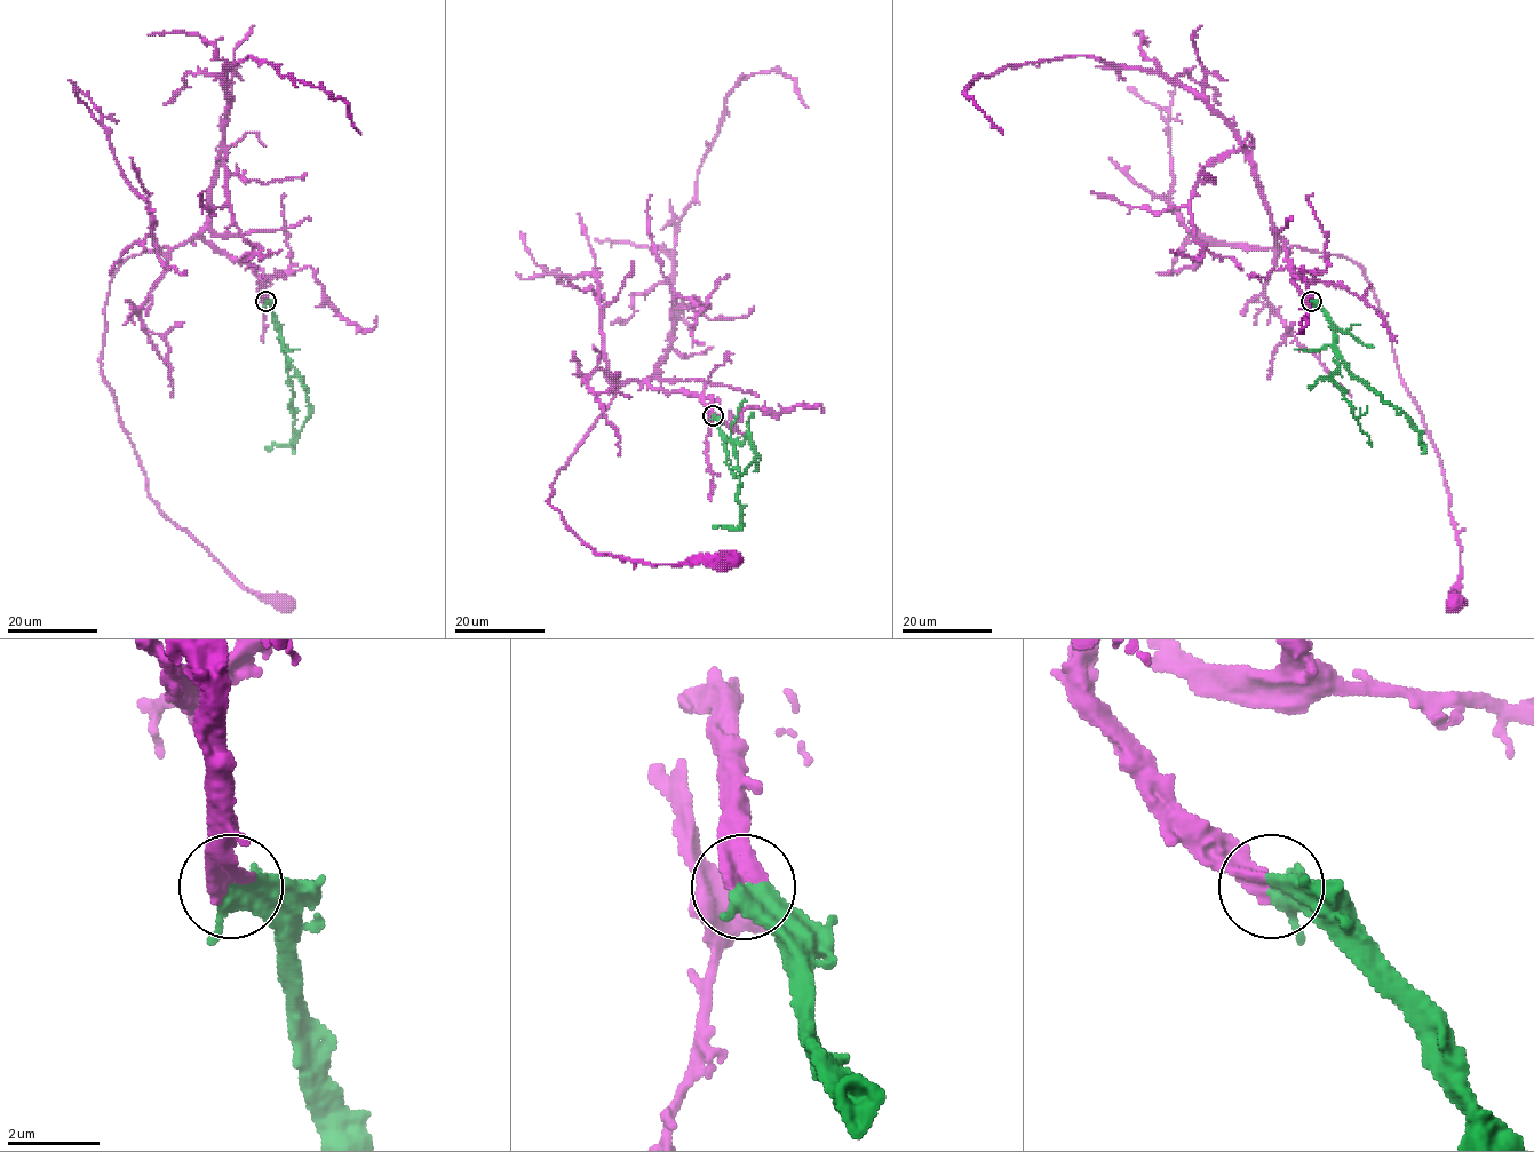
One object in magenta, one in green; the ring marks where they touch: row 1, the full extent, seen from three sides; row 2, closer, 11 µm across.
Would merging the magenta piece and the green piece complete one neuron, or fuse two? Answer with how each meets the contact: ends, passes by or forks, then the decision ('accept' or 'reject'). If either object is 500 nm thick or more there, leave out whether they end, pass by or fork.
magenta ends | green passes by | accept

